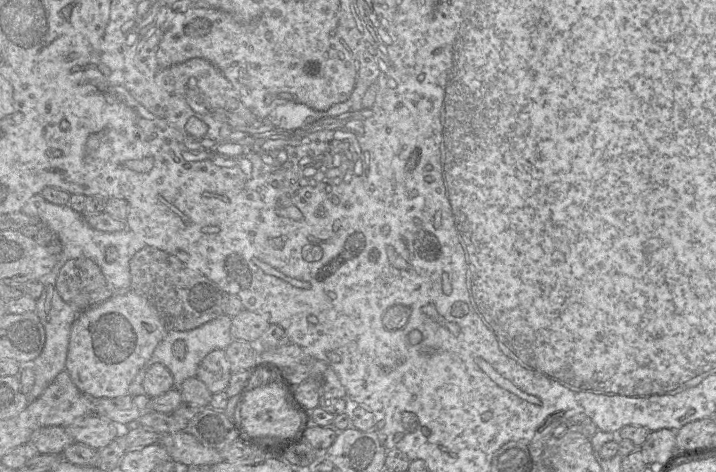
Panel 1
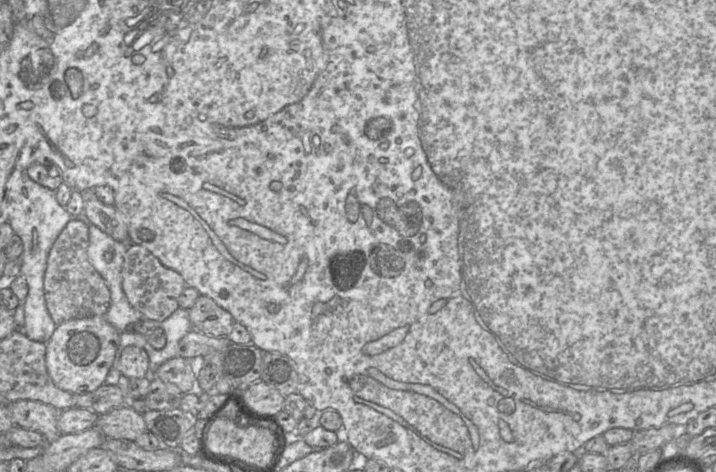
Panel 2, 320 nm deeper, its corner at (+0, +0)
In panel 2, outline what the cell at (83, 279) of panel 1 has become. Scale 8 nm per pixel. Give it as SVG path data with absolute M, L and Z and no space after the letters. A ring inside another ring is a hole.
M71 220L49 252L44 275L44 295L47 310L56 325L77 318L104 316L110 307L110 290L88 260L88 245L88 225L82 220Z

